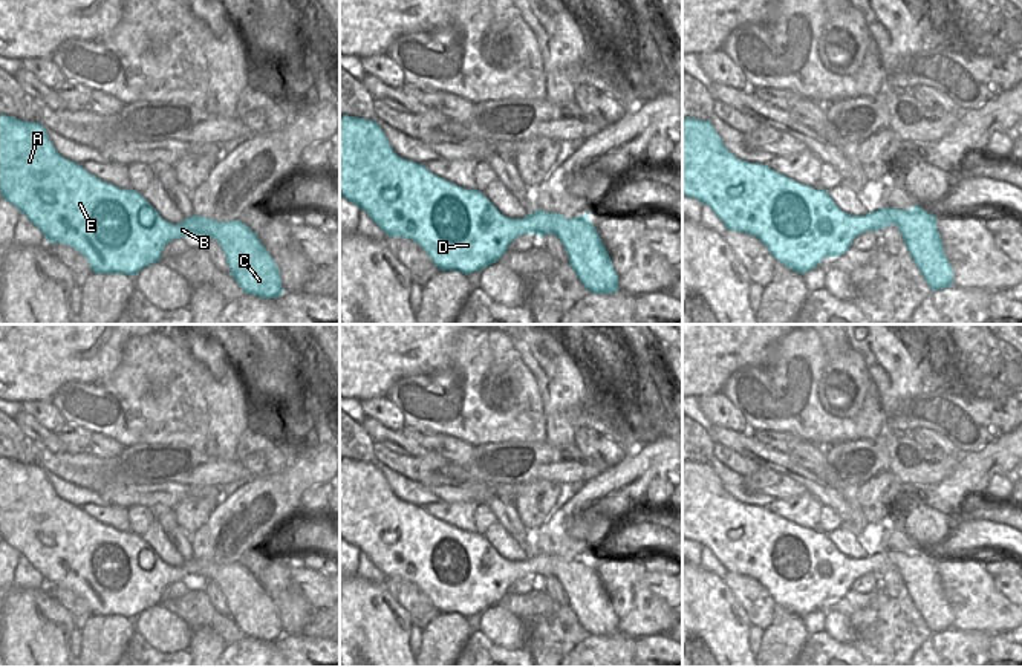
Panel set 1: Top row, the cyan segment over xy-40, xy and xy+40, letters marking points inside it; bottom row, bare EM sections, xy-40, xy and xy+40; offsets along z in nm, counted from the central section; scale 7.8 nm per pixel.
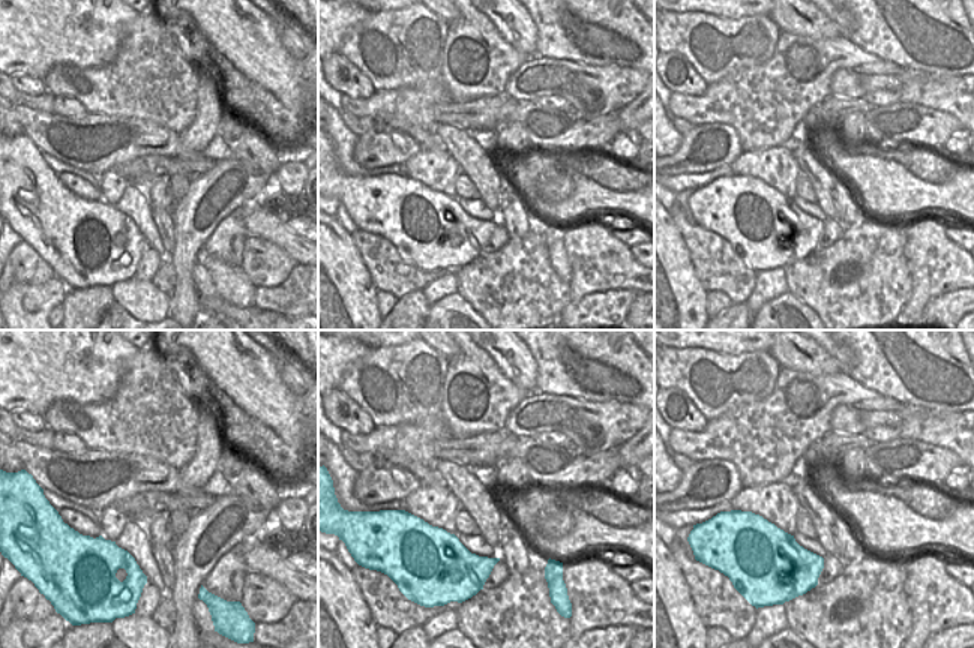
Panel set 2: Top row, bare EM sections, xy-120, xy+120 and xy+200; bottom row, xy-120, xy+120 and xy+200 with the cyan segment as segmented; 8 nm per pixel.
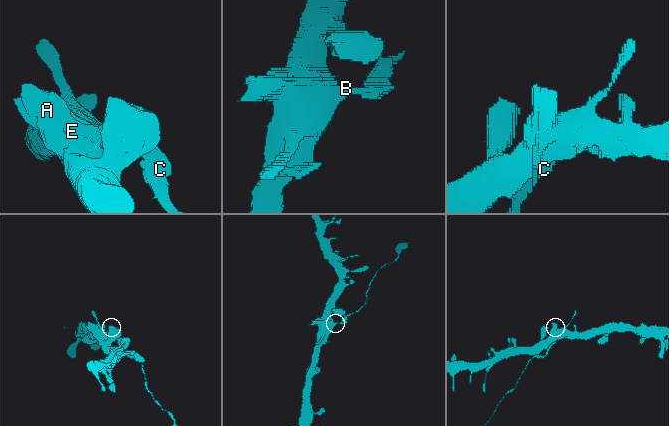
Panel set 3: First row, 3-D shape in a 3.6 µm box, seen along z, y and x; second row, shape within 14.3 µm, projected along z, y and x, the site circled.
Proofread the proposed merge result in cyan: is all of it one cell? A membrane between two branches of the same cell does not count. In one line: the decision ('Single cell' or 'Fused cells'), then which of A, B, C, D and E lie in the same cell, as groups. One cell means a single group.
Fused cells. Groups: A B D E / C

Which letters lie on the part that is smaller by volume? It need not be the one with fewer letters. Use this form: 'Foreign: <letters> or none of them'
Foreign: C

